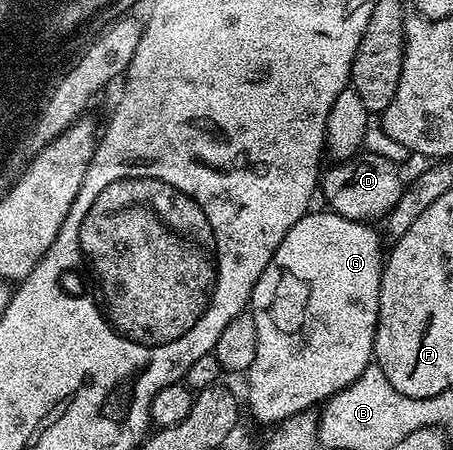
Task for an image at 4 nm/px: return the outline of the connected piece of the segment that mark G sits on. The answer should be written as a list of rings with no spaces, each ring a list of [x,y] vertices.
[[[322,209],[319,215],[307,213],[280,241],[276,253],[272,253],[272,261],[264,269],[260,281],[256,281],[254,291],[250,295],[248,304],[249,314],[253,315],[256,321],[256,361],[252,361],[248,378],[250,378],[250,388],[246,391],[246,399],[250,402],[250,411],[262,423],[277,425],[288,417],[292,417],[301,411],[315,408],[317,405],[325,404],[331,395],[337,391],[343,391],[360,373],[364,373],[366,367],[371,366],[374,359],[374,334],[378,328],[378,310],[380,309],[380,281],[382,280],[382,268],[384,266],[384,239],[381,234],[373,231],[369,222],[361,219],[345,219],[334,214],[329,209]]]

